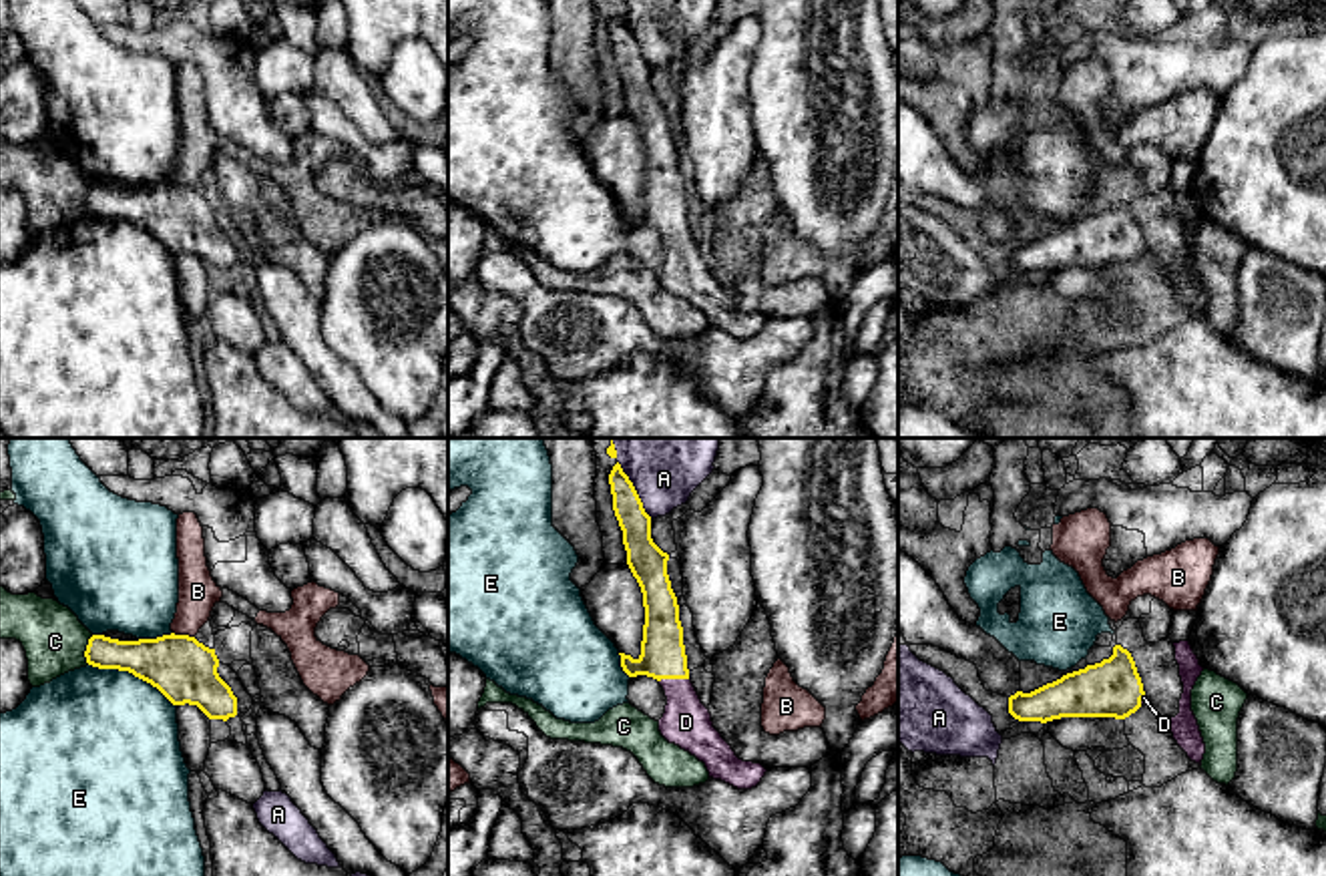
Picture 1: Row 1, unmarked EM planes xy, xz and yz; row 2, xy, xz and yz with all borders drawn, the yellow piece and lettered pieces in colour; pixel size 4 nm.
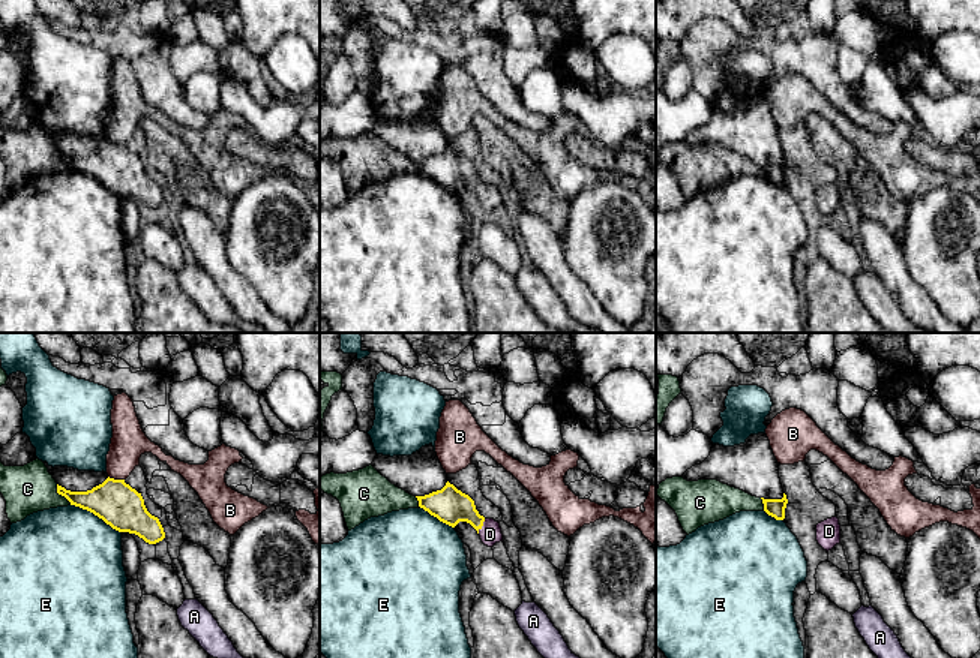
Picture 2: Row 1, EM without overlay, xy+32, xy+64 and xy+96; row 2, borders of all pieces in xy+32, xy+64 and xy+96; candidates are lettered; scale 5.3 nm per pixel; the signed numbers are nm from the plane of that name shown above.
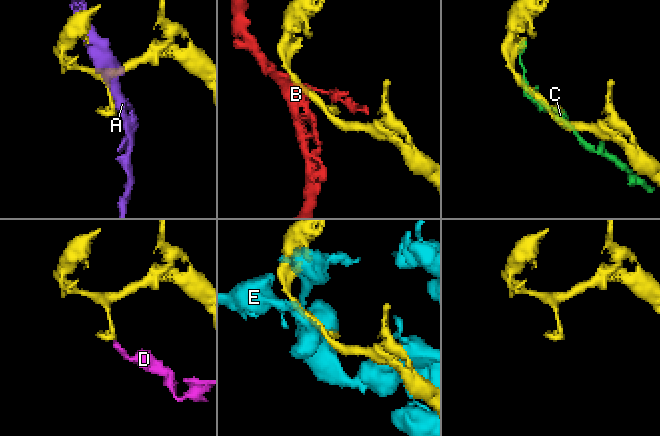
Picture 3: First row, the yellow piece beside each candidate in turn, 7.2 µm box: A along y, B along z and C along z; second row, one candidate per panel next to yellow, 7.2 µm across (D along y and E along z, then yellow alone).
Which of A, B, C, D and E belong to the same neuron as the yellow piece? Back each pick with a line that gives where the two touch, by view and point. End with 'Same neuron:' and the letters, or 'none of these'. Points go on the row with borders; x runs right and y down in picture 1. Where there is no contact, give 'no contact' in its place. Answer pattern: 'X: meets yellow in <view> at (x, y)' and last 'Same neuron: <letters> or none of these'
D: meets yellow in xz at (674, 678)
Same neuron: D

